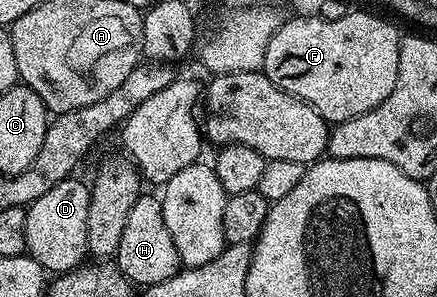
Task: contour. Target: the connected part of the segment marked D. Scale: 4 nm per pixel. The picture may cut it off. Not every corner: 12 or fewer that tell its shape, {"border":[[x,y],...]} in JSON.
{"border":[[72,176],[26,207],[26,253],[84,265],[90,185]]}

